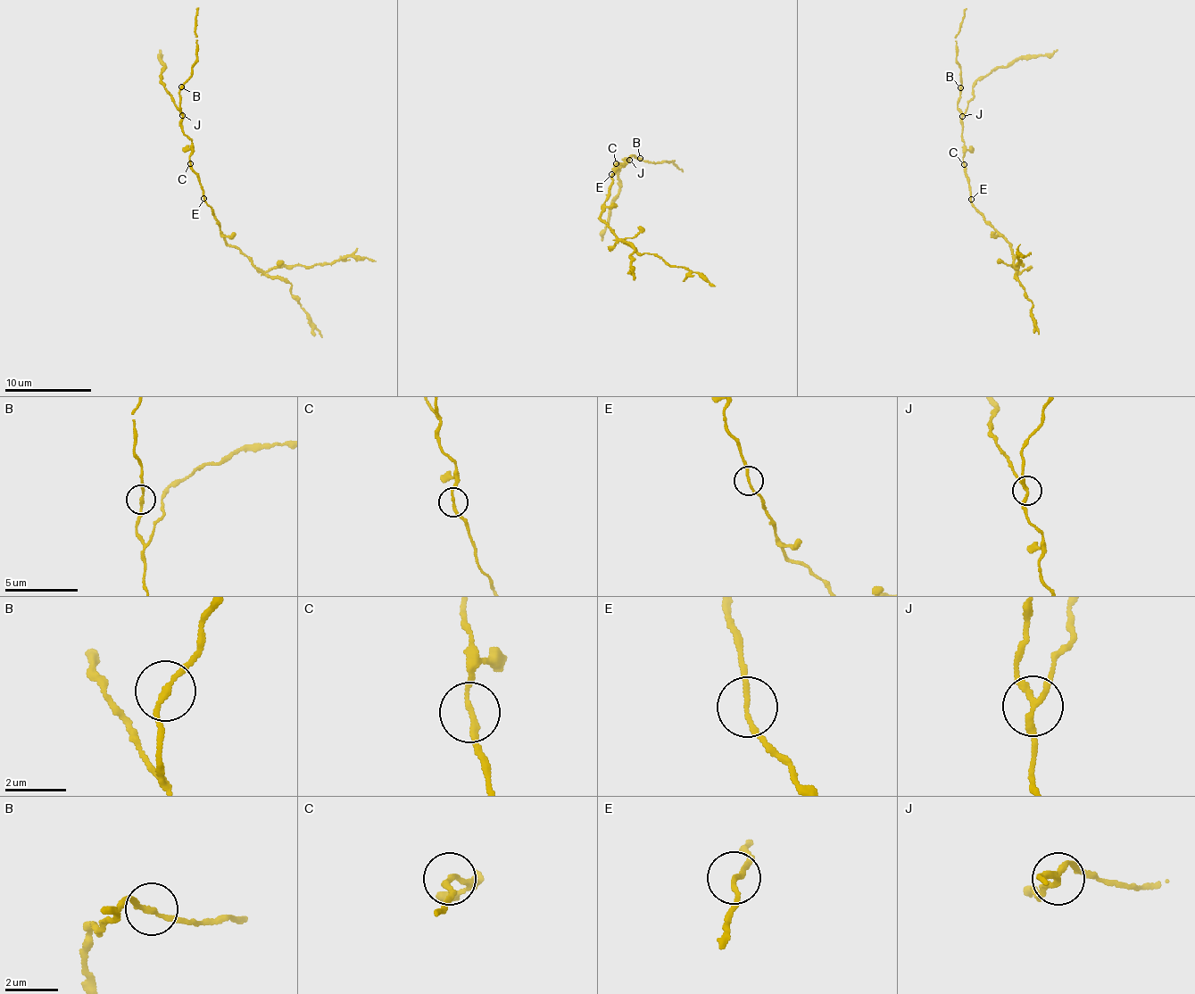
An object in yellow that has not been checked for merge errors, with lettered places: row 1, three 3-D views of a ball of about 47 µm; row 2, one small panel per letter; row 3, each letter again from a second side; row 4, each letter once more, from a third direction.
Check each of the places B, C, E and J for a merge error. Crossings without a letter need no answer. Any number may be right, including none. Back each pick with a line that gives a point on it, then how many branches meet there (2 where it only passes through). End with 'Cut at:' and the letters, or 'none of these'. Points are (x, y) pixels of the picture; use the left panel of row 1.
E: place (203, 198); branches 2
J: place (182, 115); branches 3
Cut at: E, J

